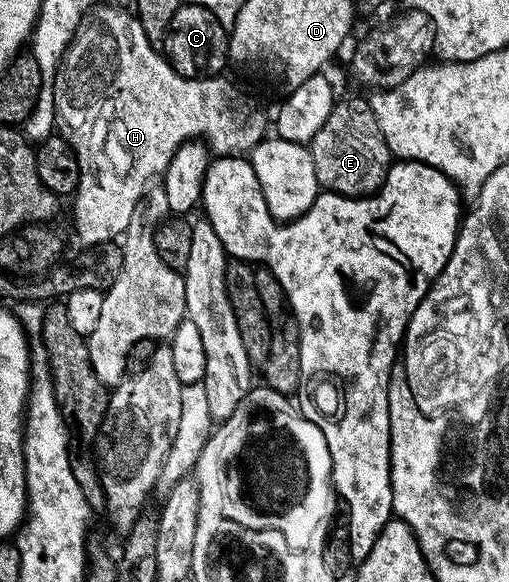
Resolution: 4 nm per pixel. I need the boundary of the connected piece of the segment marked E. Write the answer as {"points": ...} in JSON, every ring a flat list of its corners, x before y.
{"points":[[369,98,342,99,334,104,328,121,320,125,316,137,309,143,312,165,316,165,316,181,319,188,334,191,338,195,365,197,373,195,386,179,392,162,384,133,376,125,376,113,372,113]]}

